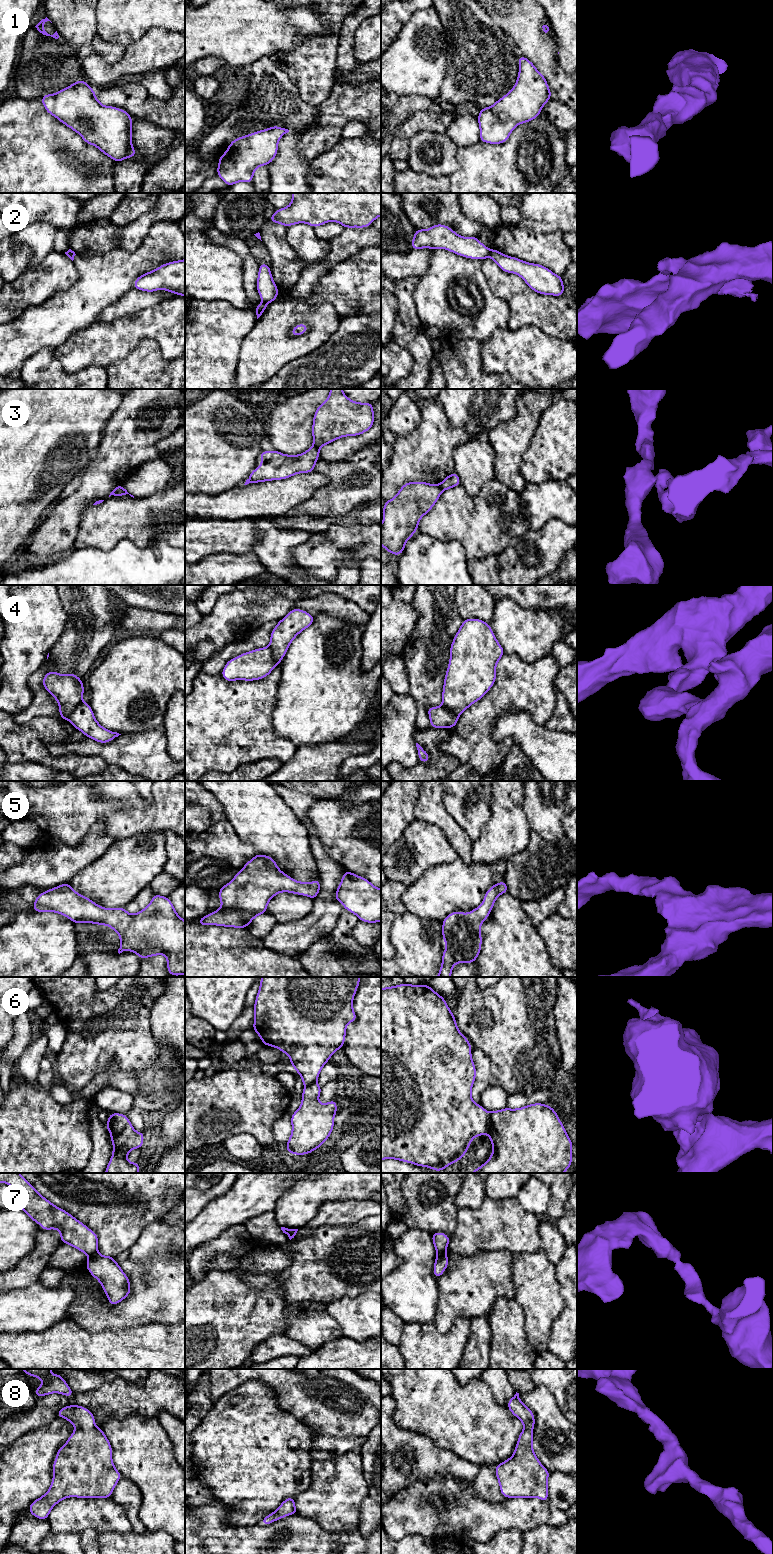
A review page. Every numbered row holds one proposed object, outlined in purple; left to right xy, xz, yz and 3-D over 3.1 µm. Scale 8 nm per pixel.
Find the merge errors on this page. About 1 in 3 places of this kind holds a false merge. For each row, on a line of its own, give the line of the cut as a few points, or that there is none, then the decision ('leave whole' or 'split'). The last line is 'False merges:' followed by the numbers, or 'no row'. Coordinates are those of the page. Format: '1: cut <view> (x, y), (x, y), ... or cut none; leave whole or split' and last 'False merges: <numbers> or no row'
1: cut none; leave whole
2: cut yz (491, 250), (489, 255); split
3: cut xz (313, 445), (318, 448); split
4: cut xy (81, 701), (67, 719); split
5: cut none; leave whole
6: cut yz (490, 1113), (490, 1126), (487, 1132); split
7: cut xy (96, 1252), (89, 1257); split
8: cut none; leave whole
False merges: 2, 3, 4, 6, 7

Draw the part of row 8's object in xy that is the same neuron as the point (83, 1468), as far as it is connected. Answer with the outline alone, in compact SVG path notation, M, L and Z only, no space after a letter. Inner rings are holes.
M68 1405L59 1409L56 1412L56 1416L62 1417L72 1423L75 1426L75 1431L66 1443L58 1448L57 1457L53 1462L53 1479L49 1490L29 1506L28 1513L42 1520L47 1520L52 1508L65 1498L111 1498L116 1484L122 1478L121 1473L116 1470L112 1461L113 1450L111 1444L103 1430L95 1426L95 1418L90 1410L80 1405Z

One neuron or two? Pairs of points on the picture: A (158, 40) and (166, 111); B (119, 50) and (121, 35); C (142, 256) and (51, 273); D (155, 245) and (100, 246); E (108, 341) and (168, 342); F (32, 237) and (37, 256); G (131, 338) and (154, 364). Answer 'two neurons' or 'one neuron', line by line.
A: two neurons
B: two neurons
C: two neurons
D: two neurons
E: one neuron
F: one neuron
G: two neurons

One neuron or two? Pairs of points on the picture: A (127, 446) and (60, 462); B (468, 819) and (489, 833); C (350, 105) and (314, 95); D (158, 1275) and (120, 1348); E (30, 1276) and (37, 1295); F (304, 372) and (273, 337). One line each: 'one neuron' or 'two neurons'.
A: two neurons
B: two neurons
C: two neurons
D: two neurons
E: two neurons
F: two neurons

